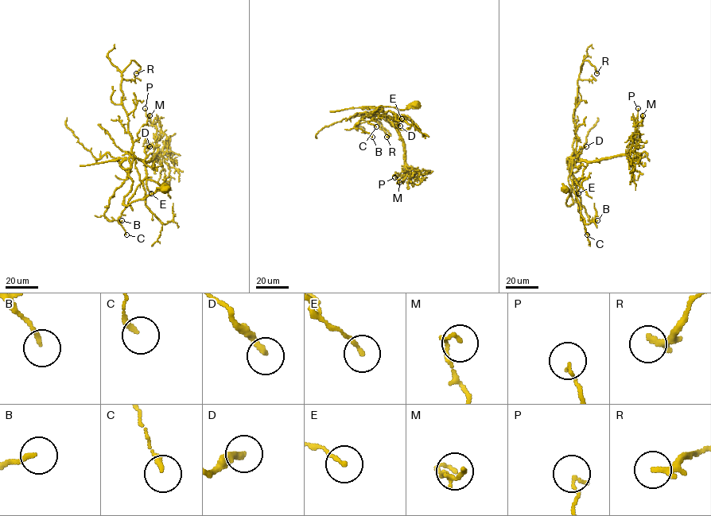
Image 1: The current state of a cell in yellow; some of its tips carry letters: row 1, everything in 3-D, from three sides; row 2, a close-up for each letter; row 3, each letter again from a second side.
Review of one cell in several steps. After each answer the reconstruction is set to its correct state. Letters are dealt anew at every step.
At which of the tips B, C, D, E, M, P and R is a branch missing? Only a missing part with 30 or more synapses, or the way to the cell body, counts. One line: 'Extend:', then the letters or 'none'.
Extend: none

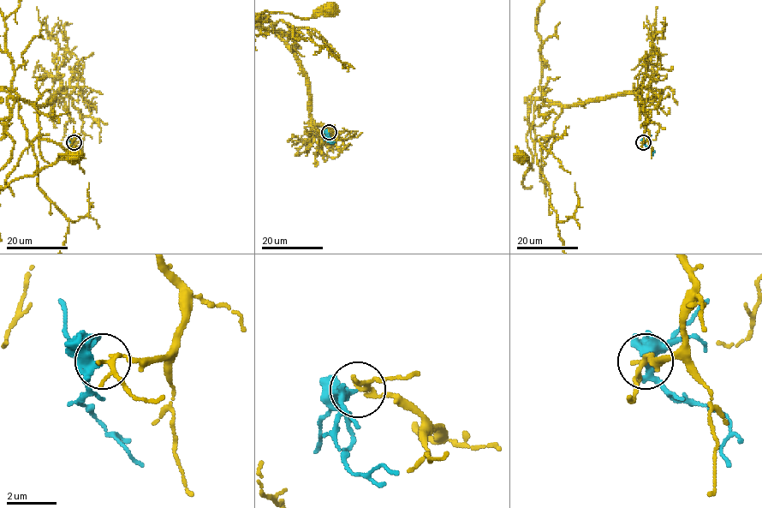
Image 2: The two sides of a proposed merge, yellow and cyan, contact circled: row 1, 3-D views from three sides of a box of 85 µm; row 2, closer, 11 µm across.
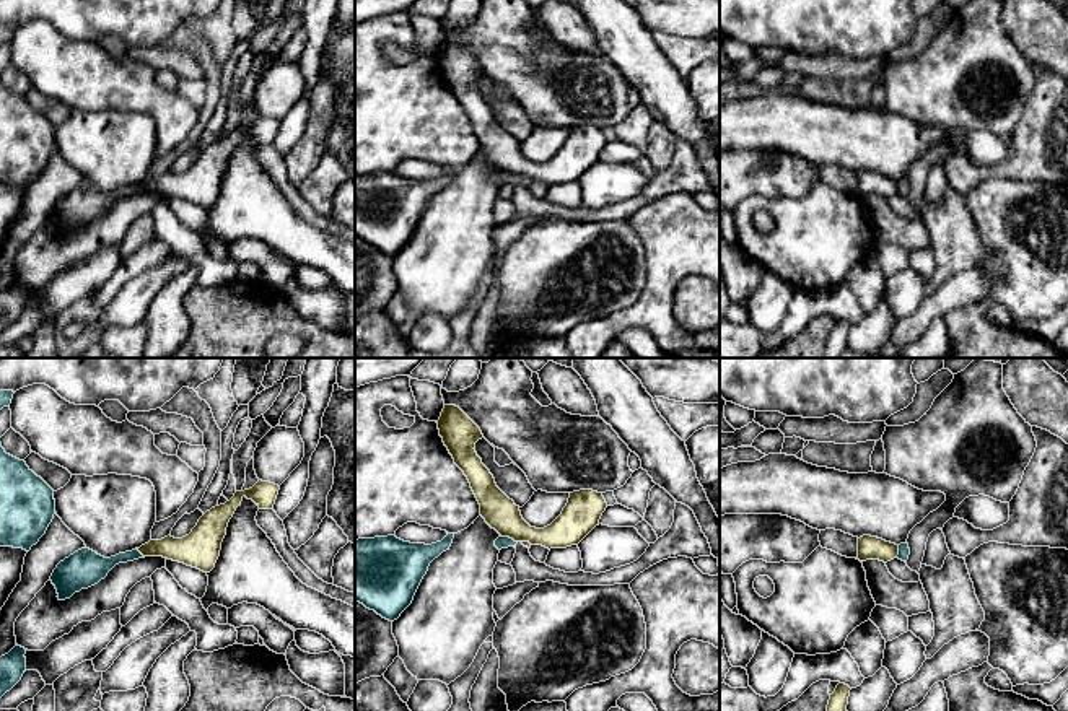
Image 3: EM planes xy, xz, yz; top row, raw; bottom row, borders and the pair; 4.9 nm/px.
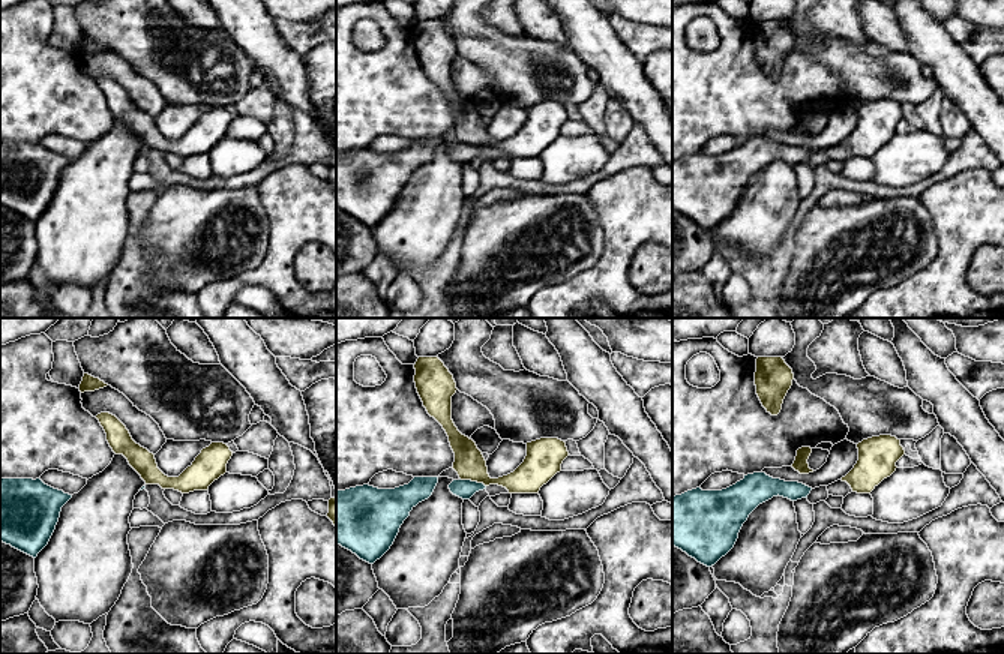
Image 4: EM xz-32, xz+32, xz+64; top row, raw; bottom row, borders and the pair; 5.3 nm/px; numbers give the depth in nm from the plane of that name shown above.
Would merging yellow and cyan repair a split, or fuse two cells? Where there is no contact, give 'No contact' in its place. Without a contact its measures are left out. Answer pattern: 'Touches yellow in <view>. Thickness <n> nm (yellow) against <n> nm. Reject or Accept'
Touches yellow in xz. Thickness 170 nm (yellow) against 60 nm. Reject

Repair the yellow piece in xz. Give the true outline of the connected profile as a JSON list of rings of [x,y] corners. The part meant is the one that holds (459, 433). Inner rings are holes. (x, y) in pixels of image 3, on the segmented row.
[[[444,405],[438,420],[440,436],[467,477],[480,504],[480,516],[501,537],[529,542],[545,548],[578,545],[596,526],[607,508],[602,493],[580,490],[570,493],[562,514],[547,527],[531,527],[514,504],[495,483],[490,470],[475,452],[475,443],[484,438],[480,428],[456,405]]]

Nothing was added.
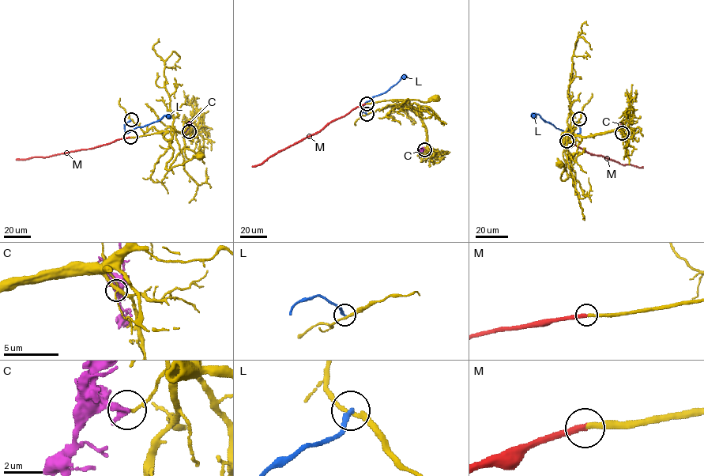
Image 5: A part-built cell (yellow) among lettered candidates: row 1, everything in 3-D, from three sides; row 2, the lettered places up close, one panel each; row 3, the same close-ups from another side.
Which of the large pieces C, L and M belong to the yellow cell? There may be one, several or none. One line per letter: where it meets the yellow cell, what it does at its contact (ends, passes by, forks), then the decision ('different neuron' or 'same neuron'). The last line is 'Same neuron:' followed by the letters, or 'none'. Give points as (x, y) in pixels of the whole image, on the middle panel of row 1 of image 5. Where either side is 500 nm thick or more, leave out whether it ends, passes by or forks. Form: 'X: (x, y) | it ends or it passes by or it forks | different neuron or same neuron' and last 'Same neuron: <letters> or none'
C: (424, 149) | it ends | different neuron
L: (367, 114) | it ends | different neuron
M: (367, 103) | it ends | same neuron
Same neuron: M

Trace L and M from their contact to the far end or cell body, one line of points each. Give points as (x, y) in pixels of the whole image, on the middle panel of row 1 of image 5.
L: (367, 114), (361, 112), (360, 115), (366, 102), (385, 92), (406, 76)
M: (366, 103), (252, 167)

